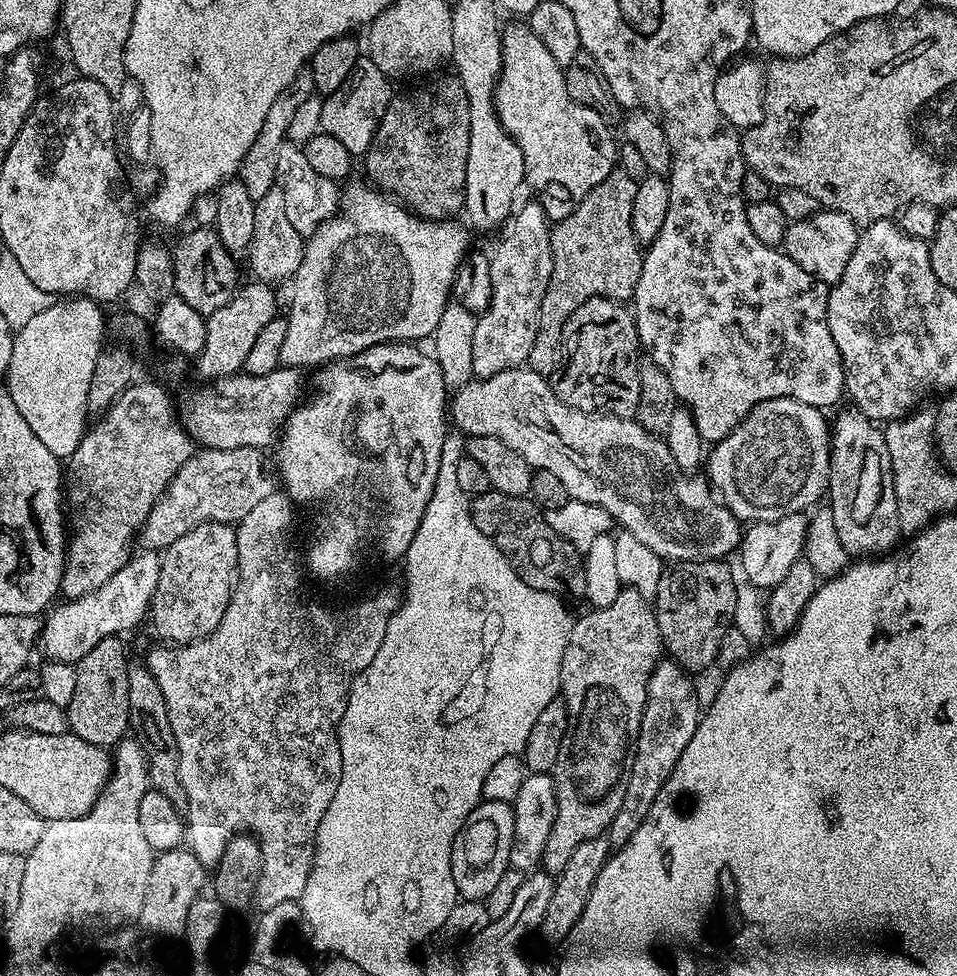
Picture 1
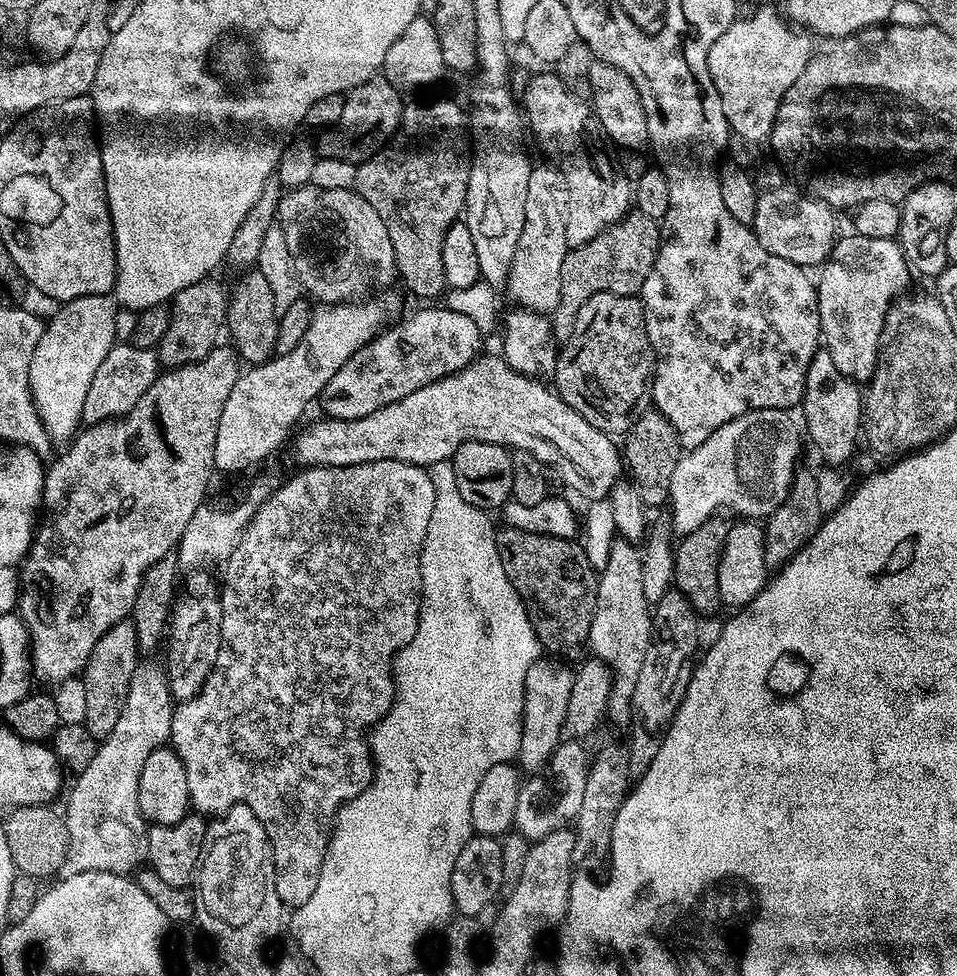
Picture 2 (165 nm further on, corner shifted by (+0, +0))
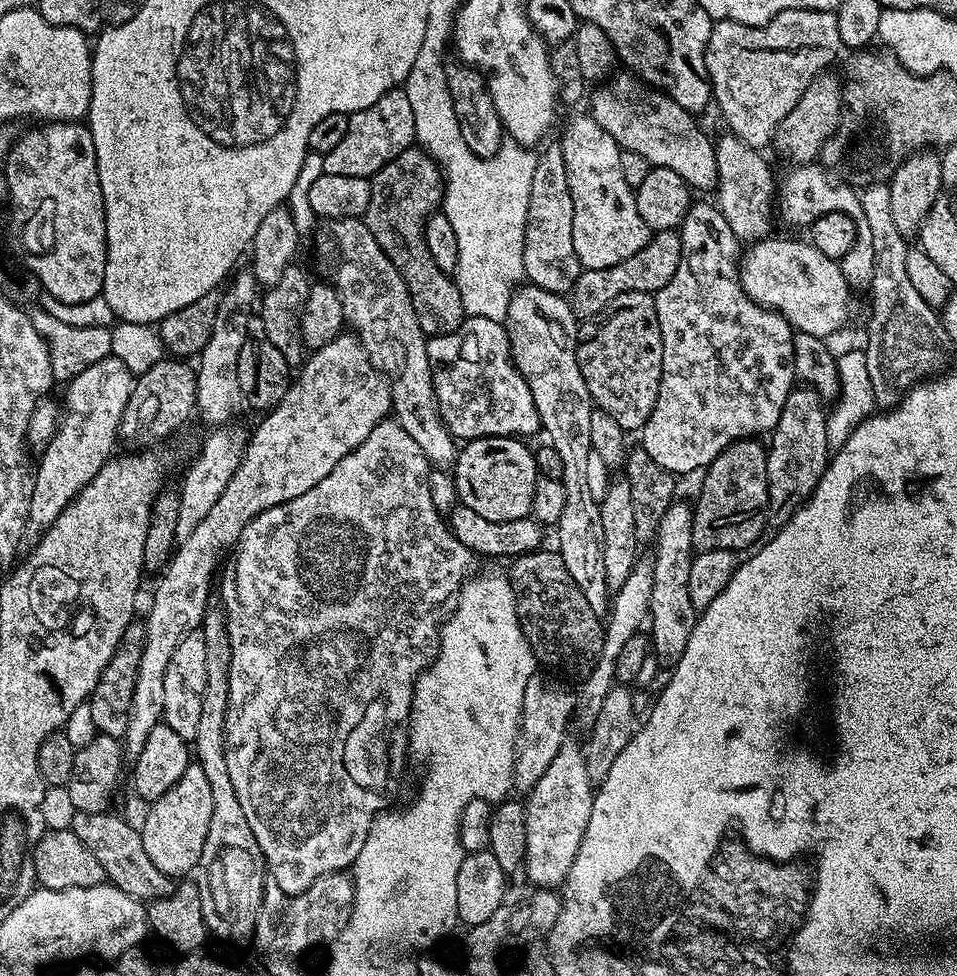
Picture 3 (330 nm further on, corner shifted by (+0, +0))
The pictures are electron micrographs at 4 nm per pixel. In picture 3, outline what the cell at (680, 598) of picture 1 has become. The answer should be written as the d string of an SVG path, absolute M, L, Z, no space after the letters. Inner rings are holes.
M741 438L733 441L703 473L704 485L692 508L692 546L696 552L715 548L740 550L744 544L744 532L756 536L763 530L764 516L766 520L768 512L768 453L765 445L757 440Z

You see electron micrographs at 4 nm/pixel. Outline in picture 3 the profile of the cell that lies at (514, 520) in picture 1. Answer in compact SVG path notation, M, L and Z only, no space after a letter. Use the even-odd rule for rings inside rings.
M559 551L526 552L511 561L510 579L514 589L514 607L520 619L523 639L530 642L533 654L541 665L569 668L587 674L602 654L605 625L602 617L590 610L586 594L570 576Z

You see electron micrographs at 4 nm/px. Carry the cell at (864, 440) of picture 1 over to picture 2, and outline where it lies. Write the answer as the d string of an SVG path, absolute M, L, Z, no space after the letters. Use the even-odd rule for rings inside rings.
M817 350L806 370L803 408L802 424L807 439L808 436L812 439L813 446L820 451L824 462L832 466L844 466L856 452L856 439L859 441L862 436L864 397L861 385L834 366L834 358L830 358L827 350Z

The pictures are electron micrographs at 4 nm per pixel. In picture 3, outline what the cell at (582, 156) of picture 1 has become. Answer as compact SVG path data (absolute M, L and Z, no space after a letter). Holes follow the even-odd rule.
M591 114L572 116L564 128L564 137L558 140L562 150L562 158L566 162L566 174L570 182L570 194L574 202L574 254L578 254L581 269L609 268L625 260L630 254L636 254L648 241L650 229L642 222L642 214L638 214L636 193L626 184L622 175L619 154L621 147Z

